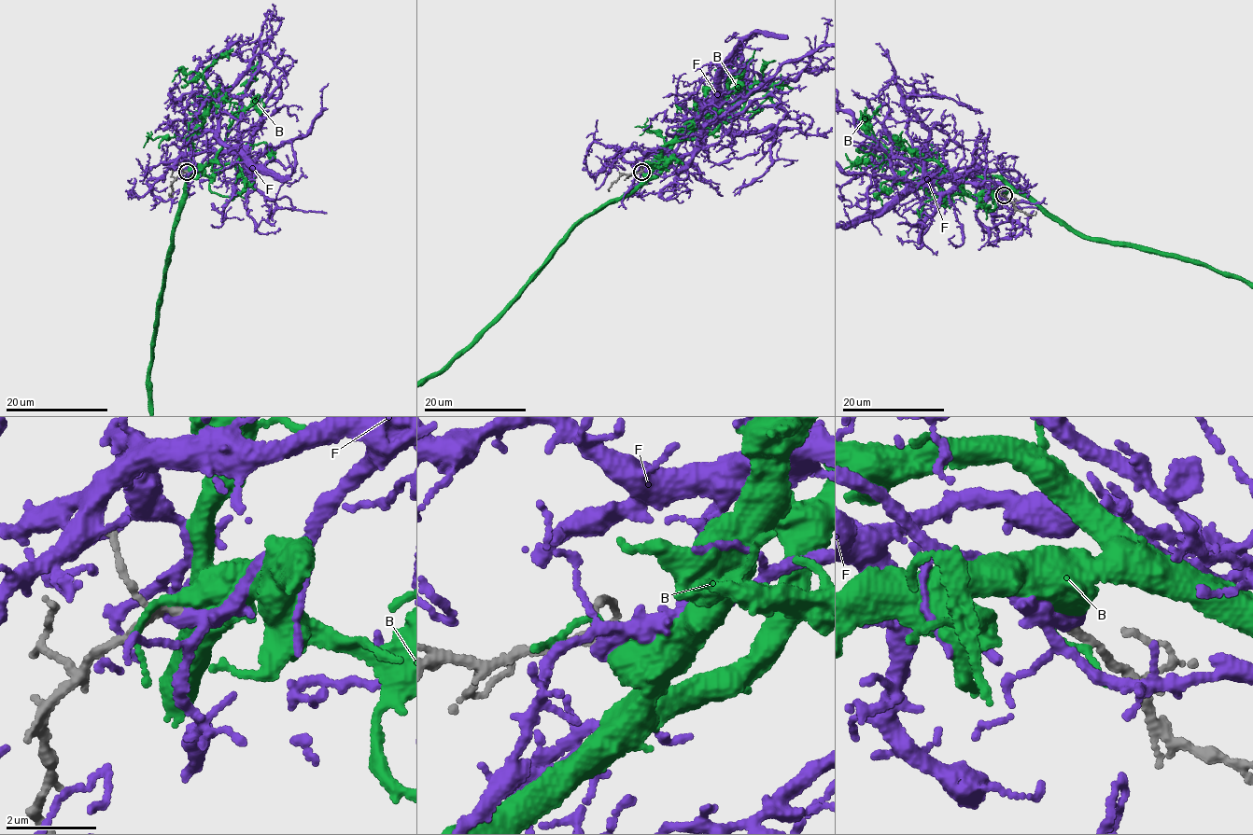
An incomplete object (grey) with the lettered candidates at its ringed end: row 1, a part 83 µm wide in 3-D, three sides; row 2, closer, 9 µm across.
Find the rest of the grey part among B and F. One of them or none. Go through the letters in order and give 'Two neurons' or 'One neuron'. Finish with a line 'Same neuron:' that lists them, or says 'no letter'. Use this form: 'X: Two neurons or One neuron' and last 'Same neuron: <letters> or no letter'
B: Two neurons
F: One neuron
Same neuron: F

